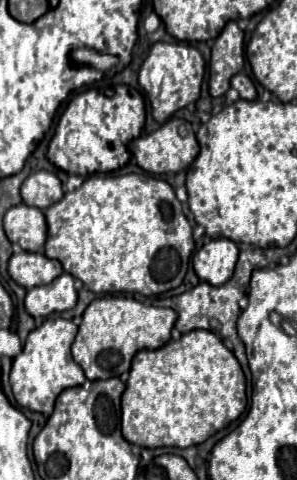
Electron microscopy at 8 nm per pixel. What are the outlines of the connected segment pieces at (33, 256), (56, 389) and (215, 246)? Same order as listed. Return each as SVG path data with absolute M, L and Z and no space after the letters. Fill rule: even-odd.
M17 252L9 260L9 276L27 290L49 284L59 274L63 274L61 262L39 252Z
M49 318L27 336L23 352L17 358L13 358L13 368L9 378L13 396L19 402L19 406L51 416L55 398L65 388L81 386L87 380L85 372L71 356L71 344L75 336L77 336L77 324L65 318Z
M217 238L209 240L193 254L193 268L201 280L211 286L221 286L231 278L237 258L237 244L227 238Z

